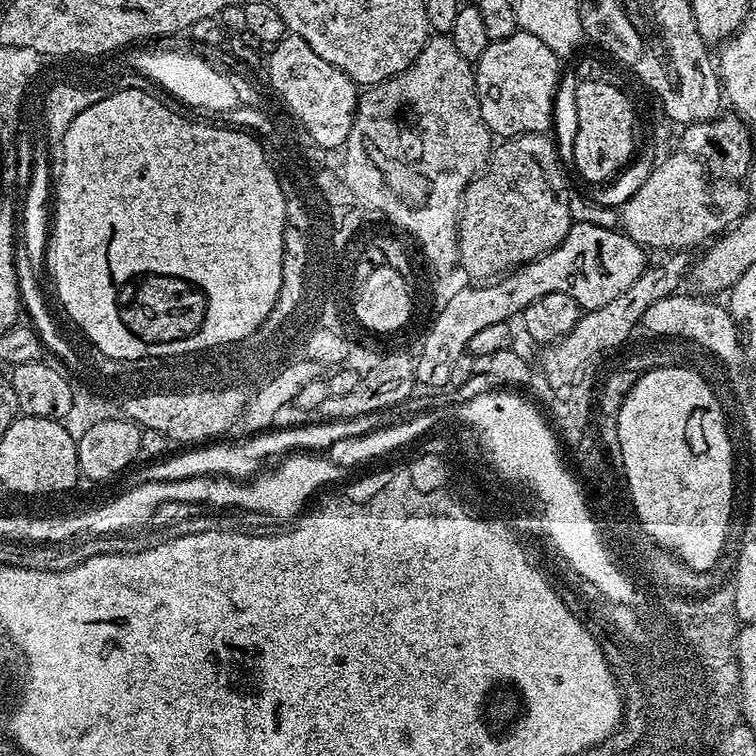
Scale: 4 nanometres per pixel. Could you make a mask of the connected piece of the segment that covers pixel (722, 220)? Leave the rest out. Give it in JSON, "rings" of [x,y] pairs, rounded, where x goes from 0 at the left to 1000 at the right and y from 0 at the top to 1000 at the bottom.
{"rings":[[[894,198],[894,202],[892,202],[890,206],[884,206],[878,213],[877,212],[878,208],[866,218],[866,221],[864,221],[862,228],[858,230],[858,234],[854,235],[854,241],[849,243],[848,249],[844,250],[832,265],[827,266],[827,269],[819,276],[819,300],[837,324],[845,324],[853,331],[861,331],[861,328],[884,328],[878,331],[915,331],[915,327],[918,327],[919,323],[927,321],[926,324],[930,324],[933,320],[940,319],[943,315],[962,307],[963,303],[970,300],[974,292],[989,279],[992,274],[992,263],[989,261],[989,255],[985,254],[985,245],[983,242],[952,241],[955,243],[940,243],[940,241],[937,239],[937,228],[934,224],[931,224],[930,216],[933,213],[930,210],[914,206],[911,201],[903,198]]]}

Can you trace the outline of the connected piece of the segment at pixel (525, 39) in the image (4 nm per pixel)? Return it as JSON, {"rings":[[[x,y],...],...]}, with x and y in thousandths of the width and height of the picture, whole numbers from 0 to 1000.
{"rings":[[[692,40],[675,45],[675,50],[646,57],[638,77],[628,81],[627,94],[638,161],[643,161],[652,181],[706,180],[726,173],[741,85],[733,66],[717,50],[706,50],[706,45]]]}

